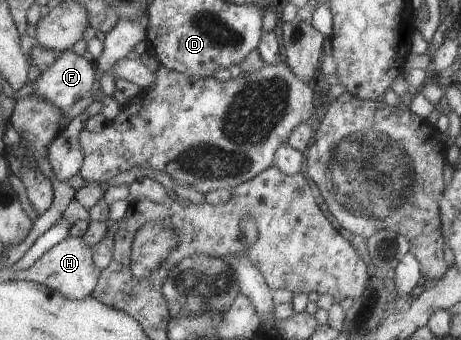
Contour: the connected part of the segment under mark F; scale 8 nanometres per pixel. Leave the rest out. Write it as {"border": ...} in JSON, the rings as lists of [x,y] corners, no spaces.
{"border":[[[67,50],[60,53],[56,63],[52,63],[44,73],[40,73],[38,79],[28,83],[34,85],[32,95],[42,97],[44,101],[48,99],[54,107],[67,112],[76,102],[91,95],[92,87],[96,83],[96,74],[95,67],[88,56],[76,55],[74,51]]]}

